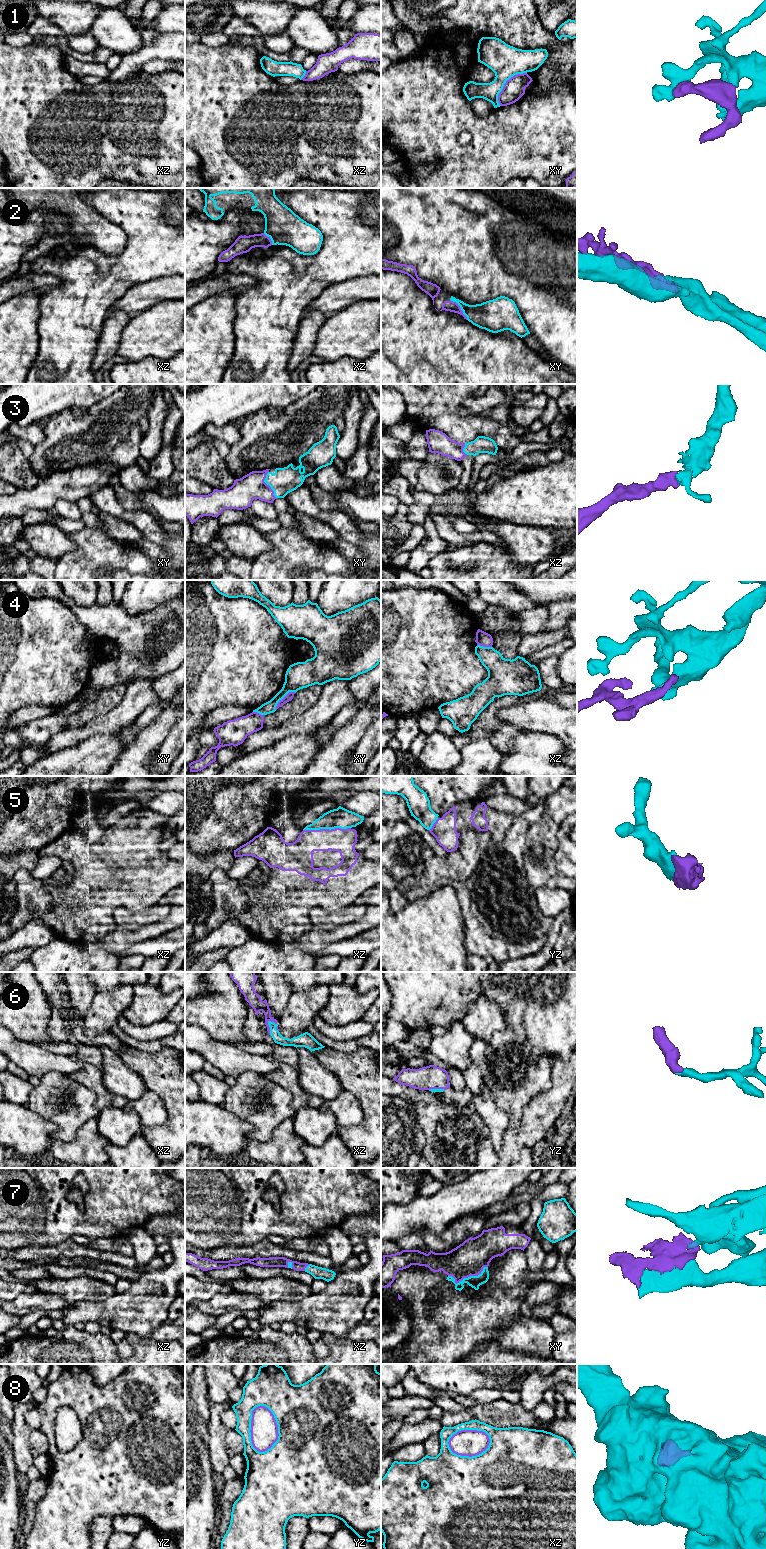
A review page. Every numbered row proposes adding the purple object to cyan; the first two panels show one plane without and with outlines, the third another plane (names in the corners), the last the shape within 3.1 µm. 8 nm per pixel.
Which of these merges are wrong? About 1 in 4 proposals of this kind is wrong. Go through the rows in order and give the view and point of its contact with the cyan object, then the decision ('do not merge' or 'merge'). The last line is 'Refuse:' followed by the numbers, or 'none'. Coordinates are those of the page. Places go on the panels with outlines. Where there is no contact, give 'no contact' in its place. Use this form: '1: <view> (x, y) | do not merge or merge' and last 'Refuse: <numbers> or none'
1: xy (505, 82) | do not merge
2: xy (460, 307) | merge
3: xy (268, 484) | merge
4: xy (283, 697) | do not merge
5: xz (326, 828) | merge
6: xz (270, 1028) | merge
7: xy (468, 1277) | merge
8: yz (249, 1431) | do not merge
Refuse: 1, 4, 8

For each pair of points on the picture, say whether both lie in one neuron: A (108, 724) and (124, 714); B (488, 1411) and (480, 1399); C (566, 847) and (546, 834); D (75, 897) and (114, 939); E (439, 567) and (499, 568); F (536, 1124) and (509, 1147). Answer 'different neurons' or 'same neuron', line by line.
A: same neuron
B: different neurons
C: different neurons
D: different neurons
E: same neuron
F: same neuron

